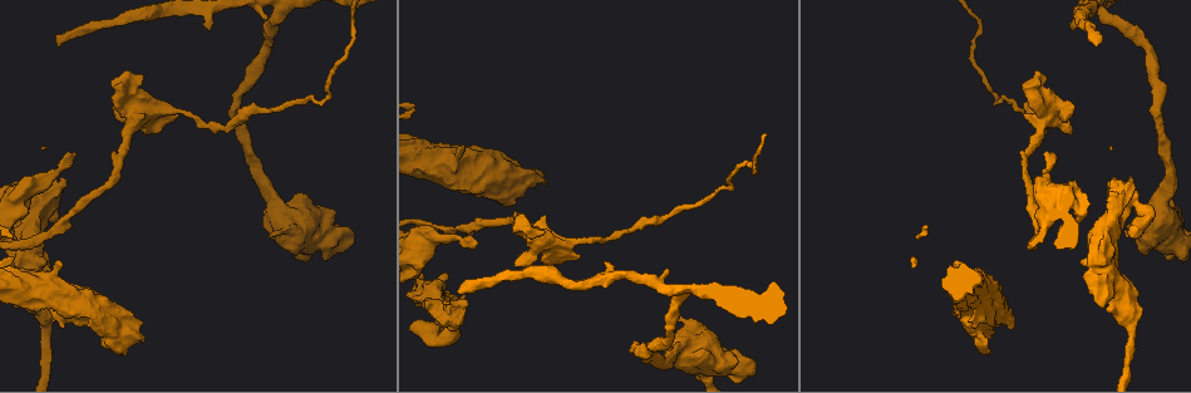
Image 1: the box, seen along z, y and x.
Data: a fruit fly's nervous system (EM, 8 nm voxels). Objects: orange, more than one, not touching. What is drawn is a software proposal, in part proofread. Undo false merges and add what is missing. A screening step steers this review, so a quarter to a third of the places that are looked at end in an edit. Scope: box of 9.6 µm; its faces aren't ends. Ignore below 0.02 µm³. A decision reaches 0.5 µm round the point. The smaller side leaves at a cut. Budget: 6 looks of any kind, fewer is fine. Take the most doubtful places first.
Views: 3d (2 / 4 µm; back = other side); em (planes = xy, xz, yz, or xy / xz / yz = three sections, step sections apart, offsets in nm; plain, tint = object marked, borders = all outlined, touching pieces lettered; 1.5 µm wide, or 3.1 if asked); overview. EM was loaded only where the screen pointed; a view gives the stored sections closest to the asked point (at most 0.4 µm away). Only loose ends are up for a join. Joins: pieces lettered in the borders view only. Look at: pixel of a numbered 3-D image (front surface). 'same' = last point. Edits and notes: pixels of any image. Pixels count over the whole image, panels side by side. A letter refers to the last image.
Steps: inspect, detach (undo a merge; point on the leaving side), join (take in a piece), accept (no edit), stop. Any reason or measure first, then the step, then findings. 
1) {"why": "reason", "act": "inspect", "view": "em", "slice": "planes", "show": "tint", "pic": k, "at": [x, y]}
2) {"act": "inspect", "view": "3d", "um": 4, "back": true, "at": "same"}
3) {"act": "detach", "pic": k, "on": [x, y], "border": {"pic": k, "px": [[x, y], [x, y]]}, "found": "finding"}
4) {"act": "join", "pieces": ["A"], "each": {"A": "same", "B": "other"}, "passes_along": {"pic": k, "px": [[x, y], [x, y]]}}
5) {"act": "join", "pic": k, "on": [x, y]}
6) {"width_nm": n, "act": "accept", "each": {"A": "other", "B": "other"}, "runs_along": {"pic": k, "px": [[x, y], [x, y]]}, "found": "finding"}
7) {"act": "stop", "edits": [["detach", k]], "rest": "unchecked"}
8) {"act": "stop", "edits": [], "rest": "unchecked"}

{"why": "long arm stops here", "act": "inspect", "view": "em", "slice": "xy", "step": 4, "show": "borders", "pic": 1, "at": [59, 45]}

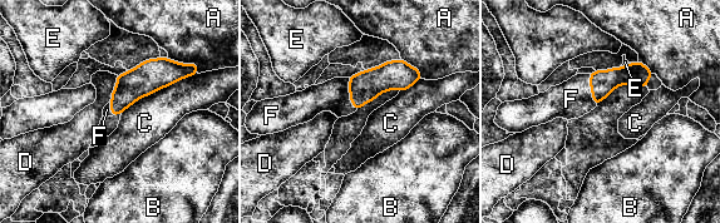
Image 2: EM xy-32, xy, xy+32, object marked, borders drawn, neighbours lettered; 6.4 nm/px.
{"act": "inspect", "view": "em", "slice": "planes", "show": "borders", "at": "same"}

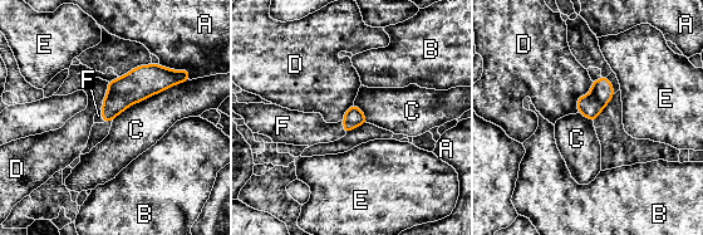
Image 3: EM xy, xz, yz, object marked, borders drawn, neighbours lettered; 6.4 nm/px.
{"width_nm": 130, "act": "join", "pieces": ["F"], "each": {"A": "other", "B": "other", "C": "other", "D": "other", "E": "other", "F": "same"}, "found": "the neuron continues"}

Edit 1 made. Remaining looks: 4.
{"why": "see it whole again", "act": "inspect", "view": "overview"}

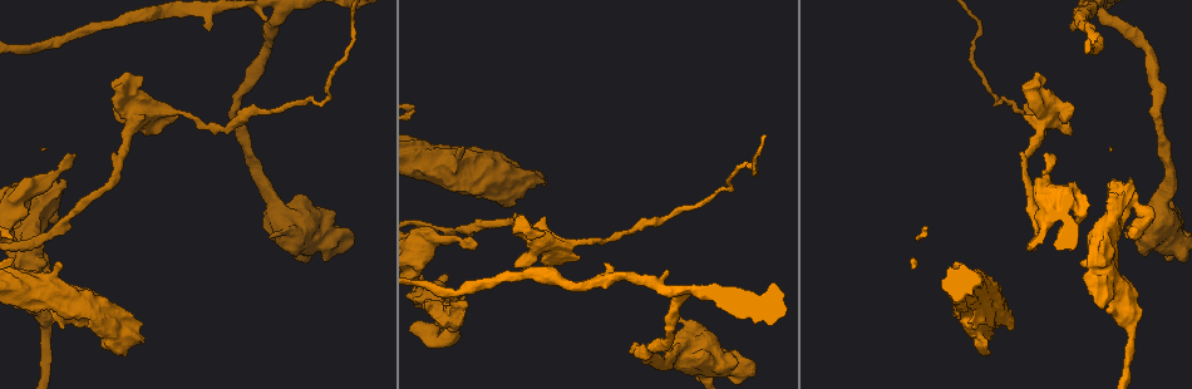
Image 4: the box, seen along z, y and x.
{"why": "free end", "act": "inspect", "view": "em", "slice": "xz", "step": 4, "show": "tint", "pic": 4, "at": [544, 186]}

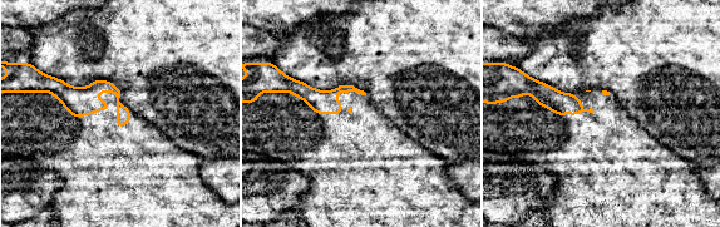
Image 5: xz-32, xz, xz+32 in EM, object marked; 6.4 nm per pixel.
{"act": "inspect", "view": "em", "slice": "planes", "show": "borders", "at": "same"}

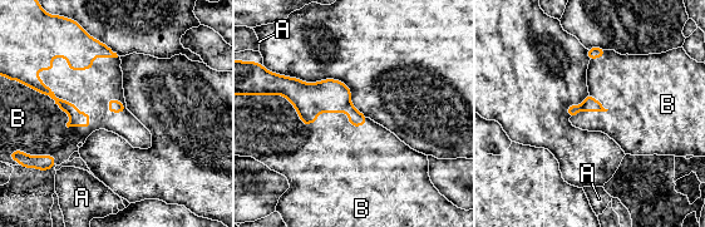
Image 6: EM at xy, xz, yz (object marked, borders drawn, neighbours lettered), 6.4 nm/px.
{"act": "join", "pieces": ["B"], "each": {"A": "other", "B": "same"}, "found": "the neuron continues"}

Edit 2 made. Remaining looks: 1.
{"why": "branch stops here", "act": "inspect", "view": "em", "slice": "planes", "show": "borders", "pic": 4, "at": [1070, 130]}

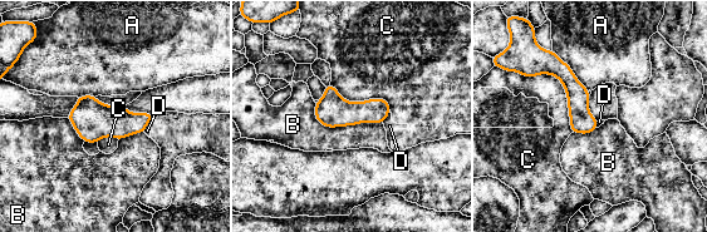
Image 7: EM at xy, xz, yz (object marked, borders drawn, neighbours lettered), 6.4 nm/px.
{"longest_contact_nm": ["C", 480], "act": "accept", "each": {"A": "other", "B": "other", "C": "other", "D": "other"}, "runs_along": {"pic": 7, "px": [[551, 65], [578, 94], [589, 129]]}, "found": "none of them fits"}

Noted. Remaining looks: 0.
{"act": "stop", "edits": [["join", 3], ["join", 6]], "rest": "unchecked"}

